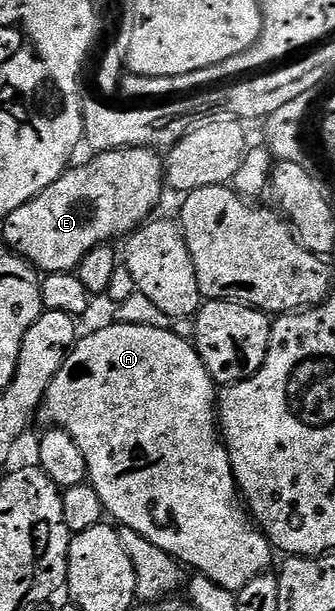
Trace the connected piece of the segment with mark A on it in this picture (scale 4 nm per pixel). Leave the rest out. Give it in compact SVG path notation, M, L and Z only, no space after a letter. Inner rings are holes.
M104 326L101 330L86 335L85 338L83 335L70 352L70 356L66 356L66 364L58 368L58 376L50 380L50 388L44 397L42 414L52 421L49 423L53 427L66 431L74 440L74 444L82 448L82 456L86 456L88 465L88 482L98 492L98 496L102 496L105 511L111 517L113 514L120 526L138 532L143 538L150 540L150 544L171 554L177 562L185 567L193 566L191 569L195 573L204 574L210 580L214 580L214 584L233 592L238 592L246 584L250 584L250 580L254 580L271 567L268 565L272 562L274 547L264 535L264 531L254 524L249 511L242 505L242 495L236 485L228 449L224 446L223 437L218 429L217 383L213 382L206 372L195 345L189 339L178 337L171 329L159 330L156 326Z

